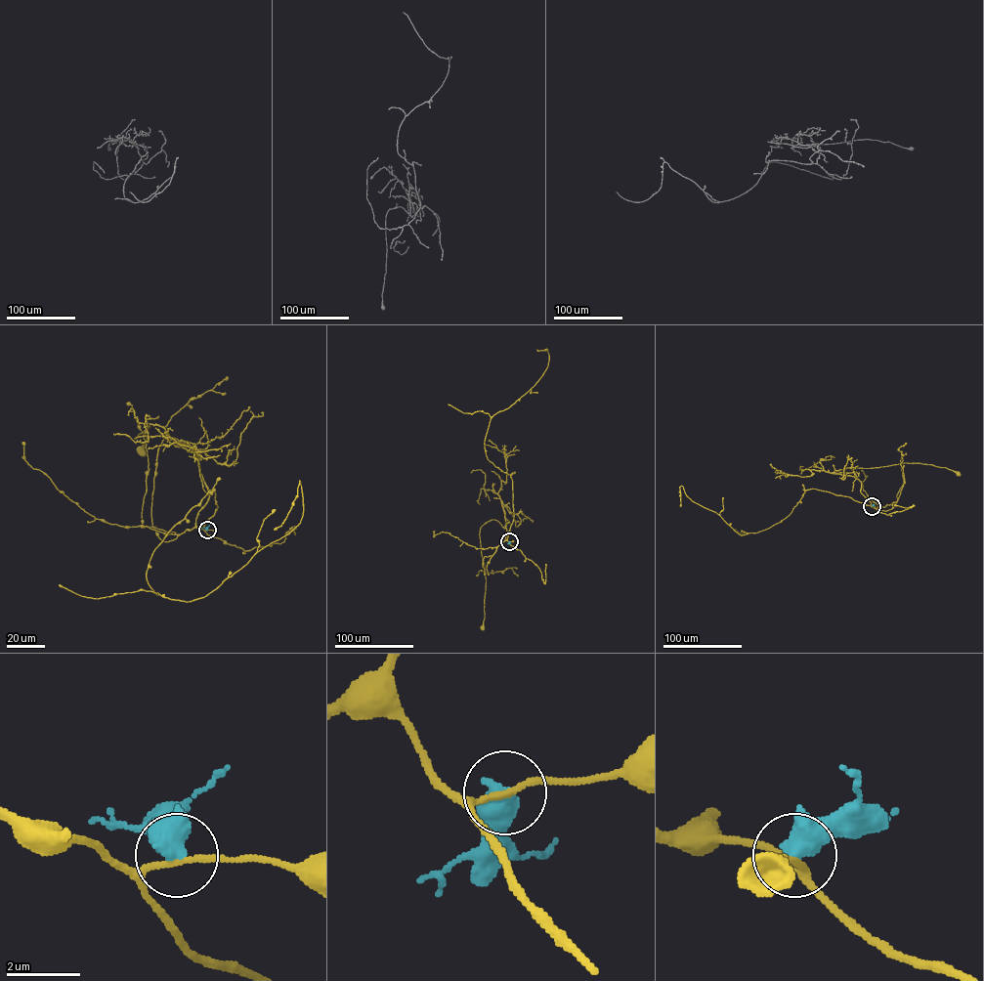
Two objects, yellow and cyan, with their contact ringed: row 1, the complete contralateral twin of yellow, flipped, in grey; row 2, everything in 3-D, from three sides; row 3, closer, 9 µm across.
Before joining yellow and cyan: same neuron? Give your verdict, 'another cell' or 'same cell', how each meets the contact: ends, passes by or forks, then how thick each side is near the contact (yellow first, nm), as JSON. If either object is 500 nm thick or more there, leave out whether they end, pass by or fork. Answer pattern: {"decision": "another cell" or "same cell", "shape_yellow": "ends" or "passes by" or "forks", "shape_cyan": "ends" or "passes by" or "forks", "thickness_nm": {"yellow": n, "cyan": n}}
{"decision": "another cell", "shape_yellow": "passes by", "shape_cyan": "passes by", "thickness_nm": {"yellow": 160, "cyan": 440}}

